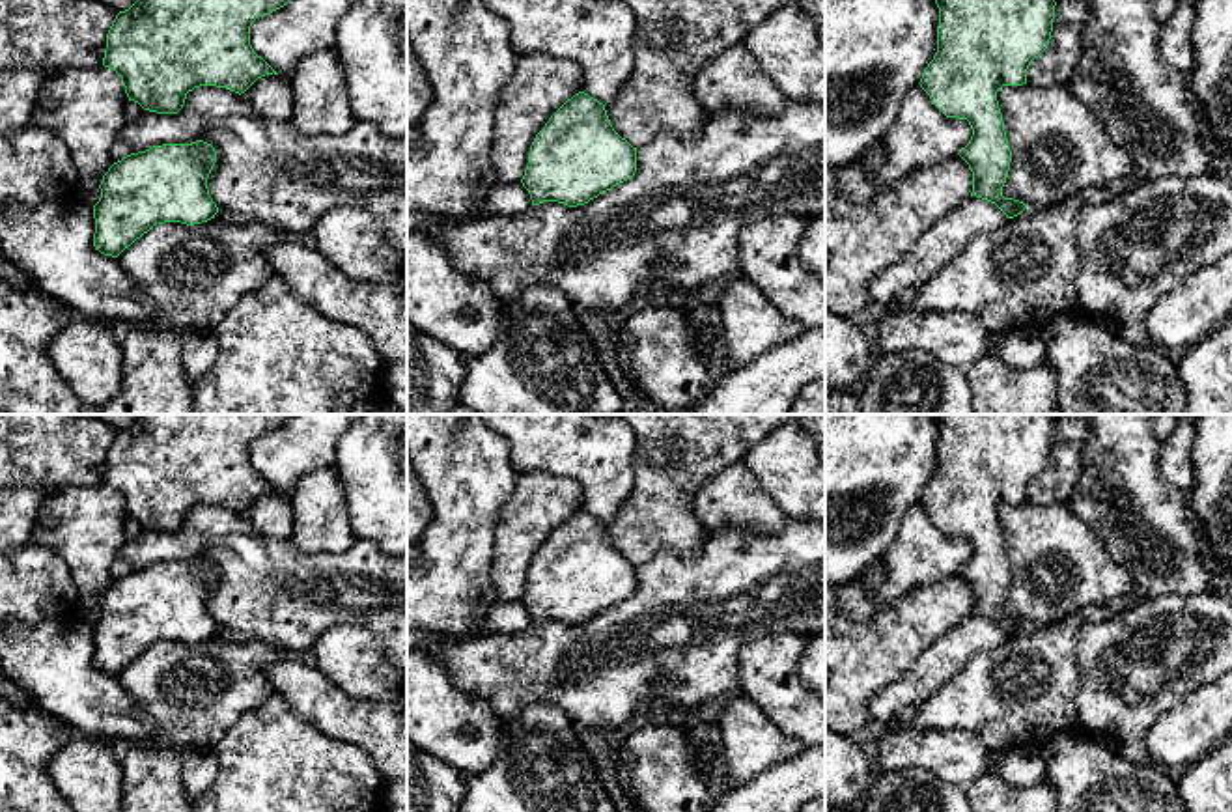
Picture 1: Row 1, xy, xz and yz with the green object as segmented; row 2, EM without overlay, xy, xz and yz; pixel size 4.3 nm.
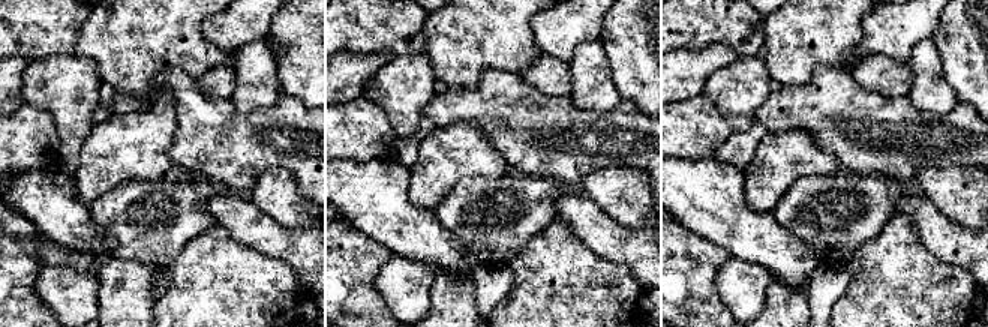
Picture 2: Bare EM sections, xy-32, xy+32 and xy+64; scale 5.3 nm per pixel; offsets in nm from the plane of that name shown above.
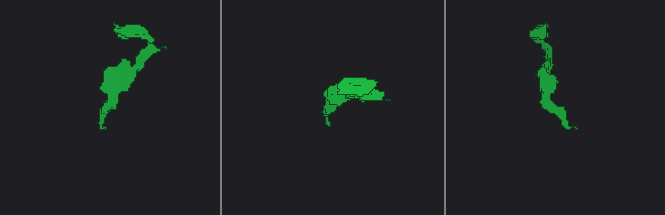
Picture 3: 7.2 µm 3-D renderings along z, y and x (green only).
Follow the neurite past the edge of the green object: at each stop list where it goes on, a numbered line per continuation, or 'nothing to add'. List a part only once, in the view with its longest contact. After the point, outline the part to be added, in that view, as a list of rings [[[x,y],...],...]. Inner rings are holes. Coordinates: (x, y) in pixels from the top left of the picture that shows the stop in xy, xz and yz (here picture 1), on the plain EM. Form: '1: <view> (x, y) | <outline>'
nothing to add

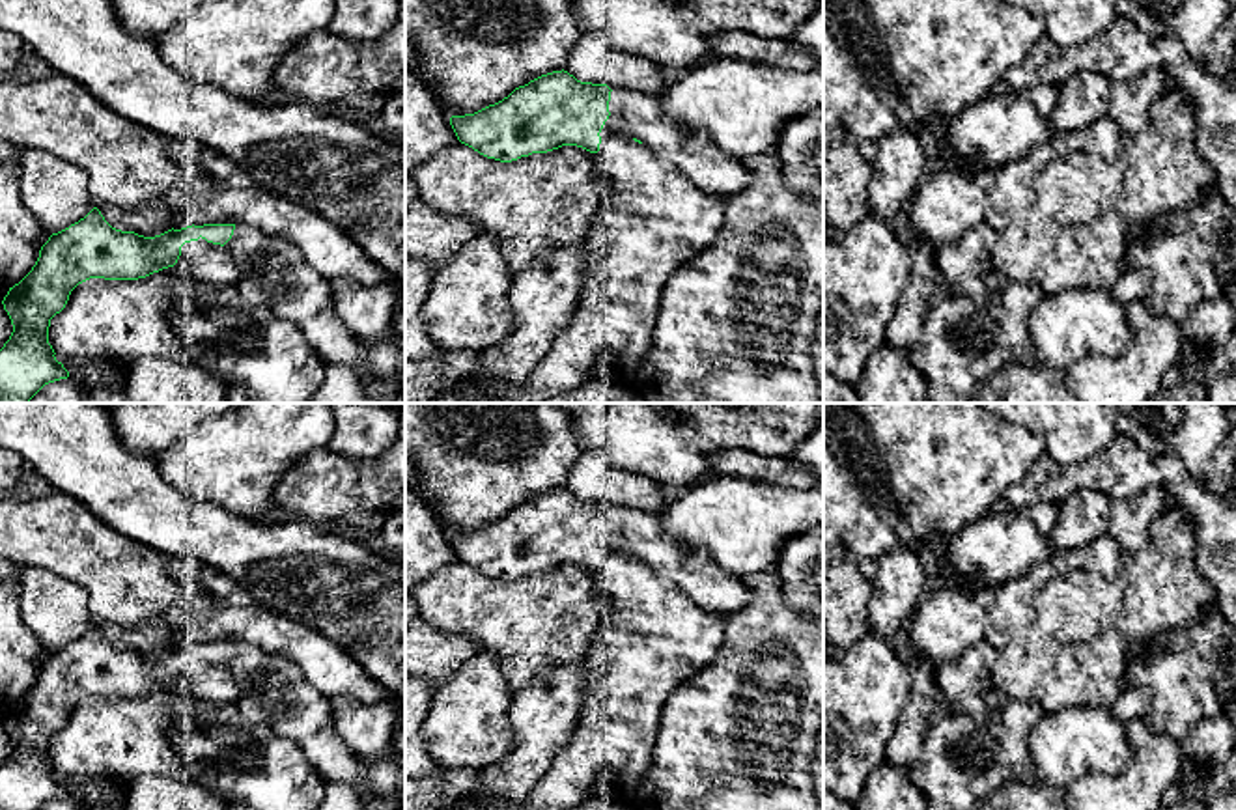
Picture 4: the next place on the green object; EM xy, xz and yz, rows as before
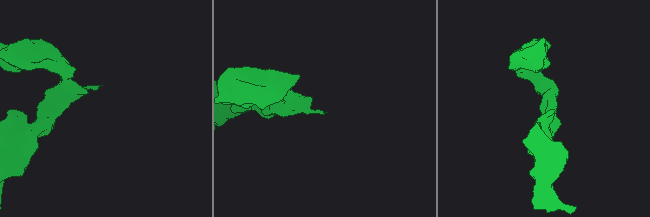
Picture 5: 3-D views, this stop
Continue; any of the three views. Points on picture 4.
1: xz (691, 568) | [[[612,508],[609,530],[618,547],[670,579],[706,612],[734,616],[751,605],[752,594],[741,577],[723,571],[706,549],[670,536],[657,515]]]

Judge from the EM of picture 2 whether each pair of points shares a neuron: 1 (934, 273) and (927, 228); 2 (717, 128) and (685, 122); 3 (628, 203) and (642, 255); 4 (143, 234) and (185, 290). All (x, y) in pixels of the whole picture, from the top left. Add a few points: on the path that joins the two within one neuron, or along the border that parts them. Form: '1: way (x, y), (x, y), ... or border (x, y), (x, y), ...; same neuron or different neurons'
1: border (912, 224), (918, 239), (933, 254), (963, 269); different neurons
2: way (709, 128), (693, 126); same neuron
3: border (603, 210), (616, 222), (645, 228); different neurons
4: border (189, 240), (168, 270); different neurons

